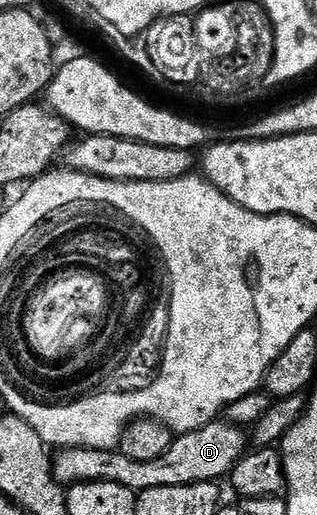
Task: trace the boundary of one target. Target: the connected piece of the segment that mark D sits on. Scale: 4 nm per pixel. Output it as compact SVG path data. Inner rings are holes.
M213 422L193 432L177 435L170 450L150 462L134 462L118 450L90 450L89 448L65 448L55 453L52 472L57 482L65 486L88 482L114 482L139 494L152 487L186 486L220 482L231 473L232 467L243 458L250 440L244 437L245 429L227 422Z

